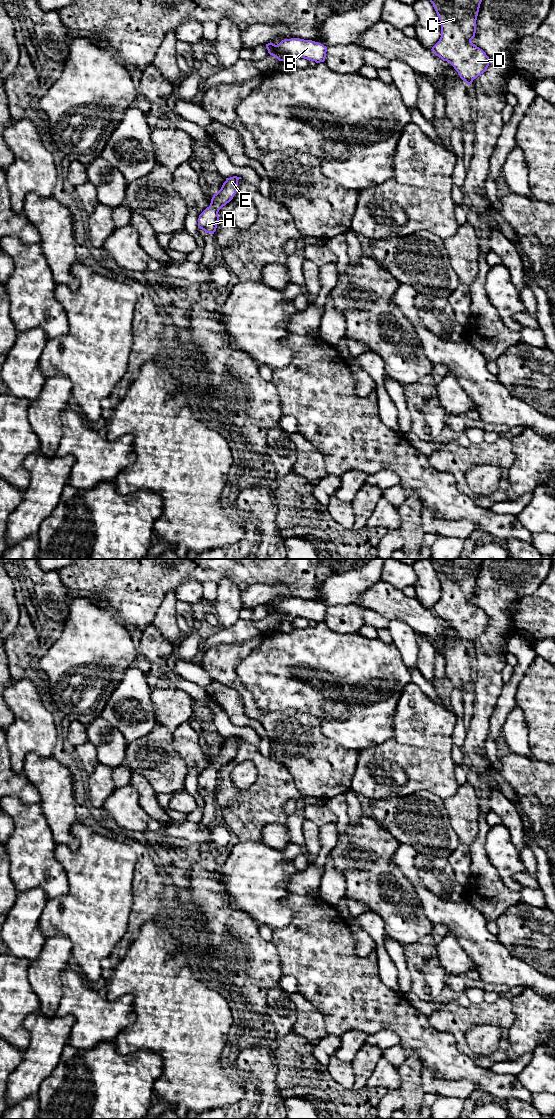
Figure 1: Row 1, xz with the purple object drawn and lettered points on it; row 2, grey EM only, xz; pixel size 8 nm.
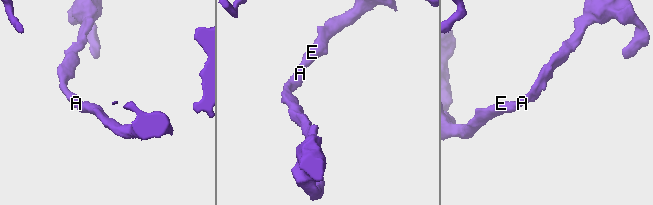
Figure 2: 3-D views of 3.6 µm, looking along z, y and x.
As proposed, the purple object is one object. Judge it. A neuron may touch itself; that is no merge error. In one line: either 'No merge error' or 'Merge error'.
No merge error

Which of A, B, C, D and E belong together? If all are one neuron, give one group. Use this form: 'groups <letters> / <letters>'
groups A B C D E

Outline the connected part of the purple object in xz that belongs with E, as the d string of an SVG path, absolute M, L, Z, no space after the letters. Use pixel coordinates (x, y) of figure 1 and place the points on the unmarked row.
M233 736L226 738L221 749L213 755L210 766L207 767L198 778L198 787L206 793L214 794L219 781L219 770L229 763L237 751L238 740L241 737Z

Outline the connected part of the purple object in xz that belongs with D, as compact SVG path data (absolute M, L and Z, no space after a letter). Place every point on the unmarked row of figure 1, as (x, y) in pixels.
M429 559L441 583L441 597L432 611L449 622L470 645L489 626L486 613L471 602L483 559Z

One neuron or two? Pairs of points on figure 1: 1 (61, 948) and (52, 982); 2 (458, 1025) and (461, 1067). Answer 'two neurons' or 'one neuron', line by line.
1: one neuron
2: two neurons

